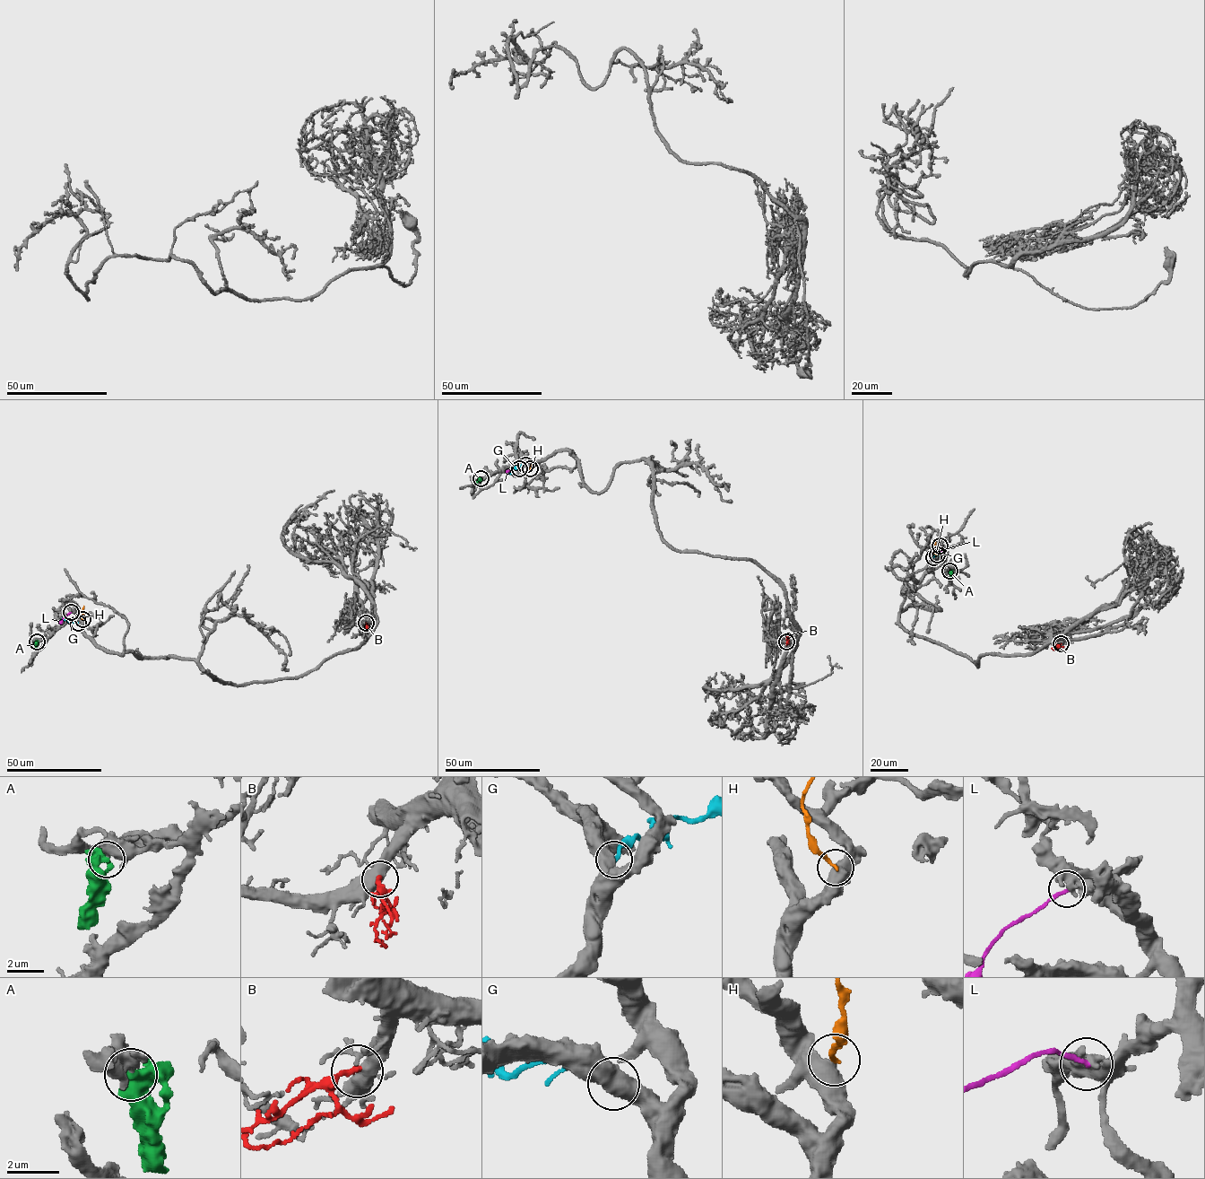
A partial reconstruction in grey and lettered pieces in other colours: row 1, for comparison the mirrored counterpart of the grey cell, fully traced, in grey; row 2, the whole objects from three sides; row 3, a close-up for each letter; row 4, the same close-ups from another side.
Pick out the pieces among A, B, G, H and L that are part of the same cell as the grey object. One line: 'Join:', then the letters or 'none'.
Join: B

